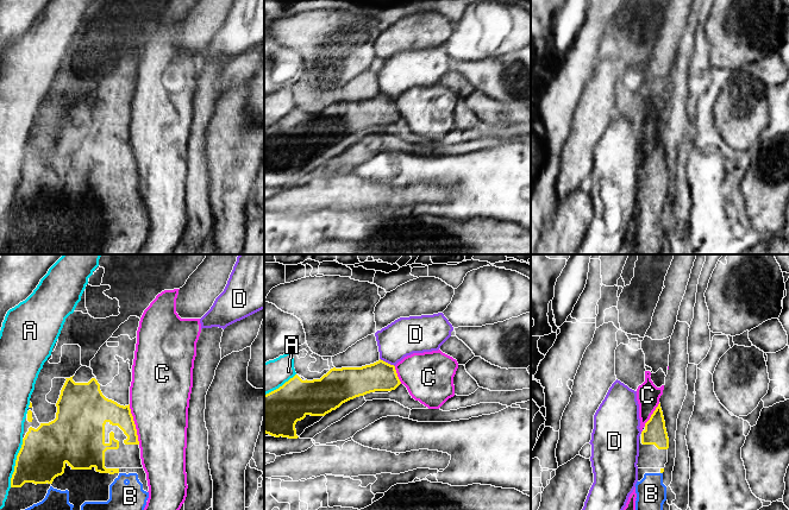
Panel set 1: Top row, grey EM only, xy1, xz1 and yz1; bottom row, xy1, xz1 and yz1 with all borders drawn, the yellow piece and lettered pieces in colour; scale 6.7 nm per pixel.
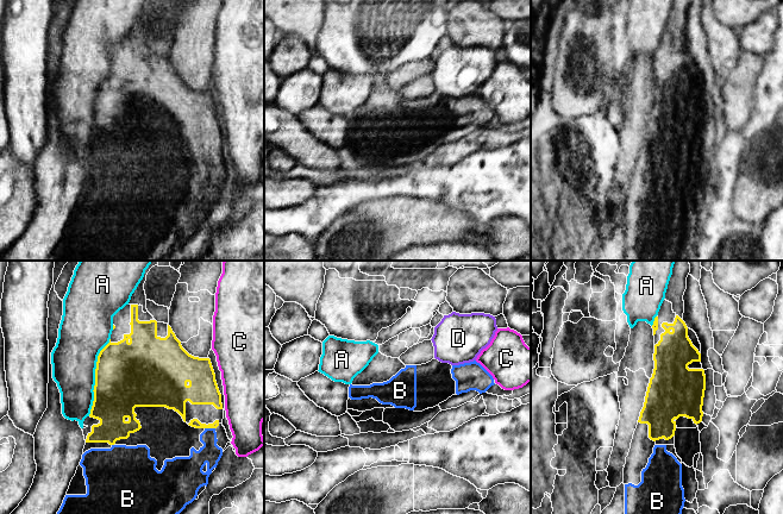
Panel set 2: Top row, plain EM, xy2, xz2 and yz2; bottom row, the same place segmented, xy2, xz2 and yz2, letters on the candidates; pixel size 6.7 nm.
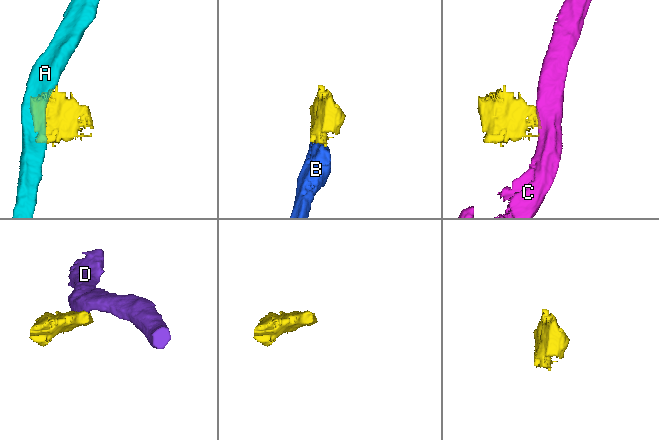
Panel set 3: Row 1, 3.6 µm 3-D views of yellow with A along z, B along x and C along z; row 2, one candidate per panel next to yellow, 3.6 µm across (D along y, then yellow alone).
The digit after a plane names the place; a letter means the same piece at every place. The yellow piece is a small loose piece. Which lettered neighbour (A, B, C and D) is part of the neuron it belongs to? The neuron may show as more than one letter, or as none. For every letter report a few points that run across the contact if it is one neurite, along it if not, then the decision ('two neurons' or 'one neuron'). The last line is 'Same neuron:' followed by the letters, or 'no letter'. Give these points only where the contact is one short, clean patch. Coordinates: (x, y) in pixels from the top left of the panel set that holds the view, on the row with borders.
A: two neurons
B: one neuron
C: xy1 (129, 404), (139, 444) | two neurons
D: two neurons
Same neuron: B

